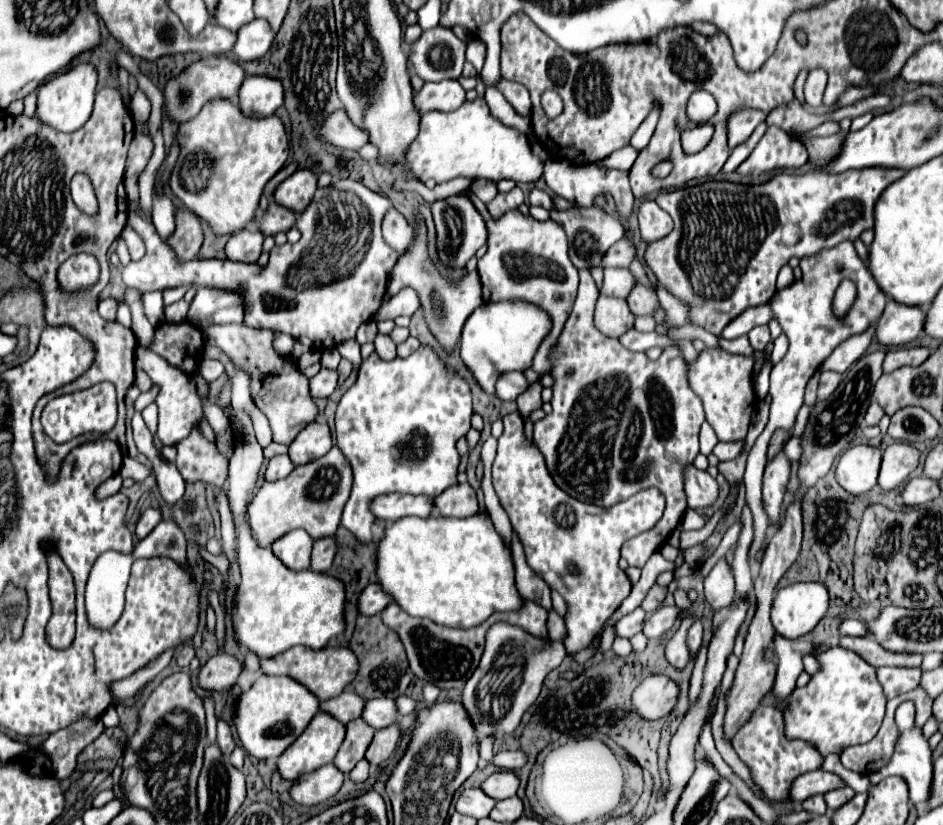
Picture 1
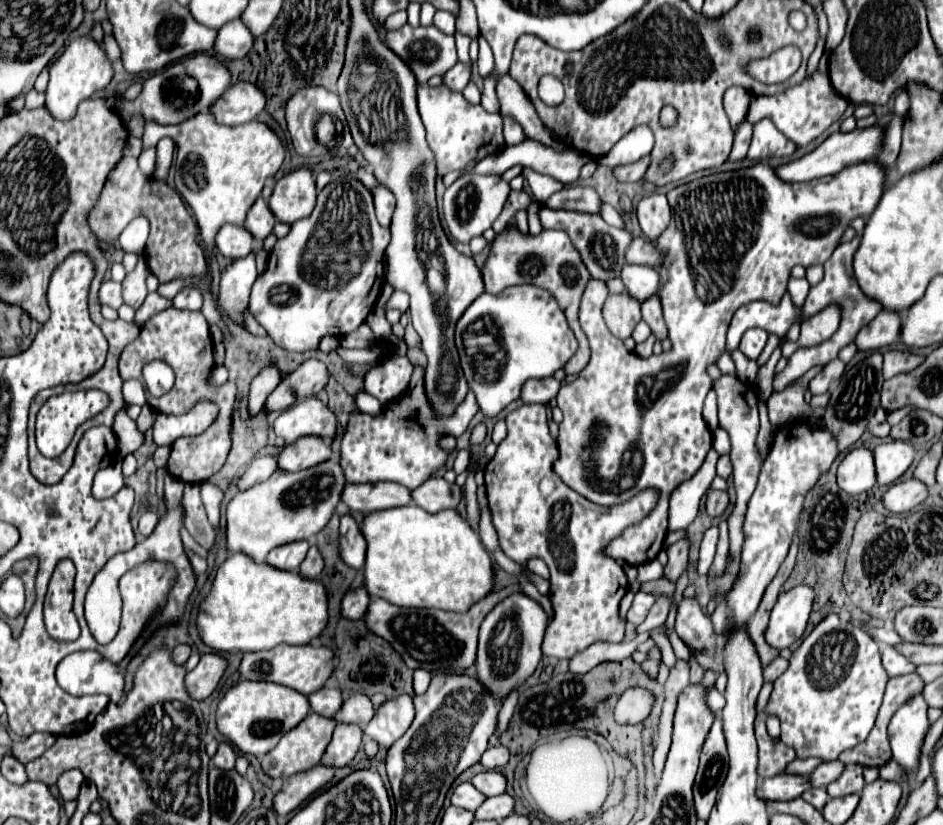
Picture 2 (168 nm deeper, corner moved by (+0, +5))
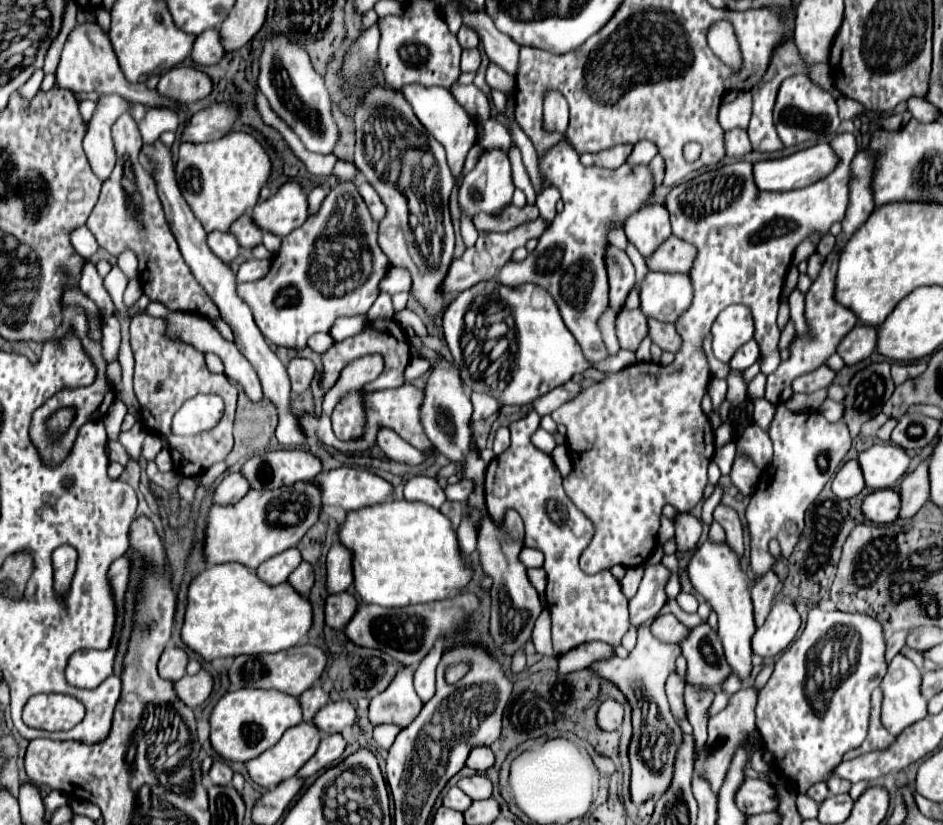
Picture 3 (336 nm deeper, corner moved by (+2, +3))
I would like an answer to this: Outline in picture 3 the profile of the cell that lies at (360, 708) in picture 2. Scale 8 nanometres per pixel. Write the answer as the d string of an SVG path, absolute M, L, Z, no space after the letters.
M336 701L336 703L328 703L326 707L322 707L314 717L312 723L324 731L324 735L328 733L340 733L344 727L350 727L356 719L356 709L350 701Z

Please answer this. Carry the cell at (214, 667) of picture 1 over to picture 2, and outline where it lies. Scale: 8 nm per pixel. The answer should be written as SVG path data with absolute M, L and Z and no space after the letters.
M206 653L200 657L200 663L188 671L186 675L186 691L192 699L206 699L216 689L224 671L228 669L228 661L216 653Z

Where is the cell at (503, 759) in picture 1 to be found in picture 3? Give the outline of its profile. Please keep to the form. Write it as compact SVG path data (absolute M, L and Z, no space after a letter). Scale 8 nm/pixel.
M474 747L466 759L466 767L474 771L486 771L494 763L494 753L490 747Z

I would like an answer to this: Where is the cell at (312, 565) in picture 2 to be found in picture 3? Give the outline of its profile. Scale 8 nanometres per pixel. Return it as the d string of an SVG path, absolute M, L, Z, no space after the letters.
M302 561L302 563L292 571L292 575L288 577L288 583L290 583L300 595L308 595L308 591L310 591L312 585L314 585L314 571L310 569L310 563Z

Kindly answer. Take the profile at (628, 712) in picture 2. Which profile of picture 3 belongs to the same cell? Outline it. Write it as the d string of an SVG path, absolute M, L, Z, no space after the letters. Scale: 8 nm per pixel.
M606 699L596 715L596 723L602 731L616 731L622 725L622 705L614 699Z

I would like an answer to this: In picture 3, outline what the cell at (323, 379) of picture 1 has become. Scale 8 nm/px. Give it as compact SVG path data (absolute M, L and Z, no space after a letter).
M294 357L288 363L288 375L292 381L292 393L304 393L310 387L310 381L314 377L314 363L302 357Z

